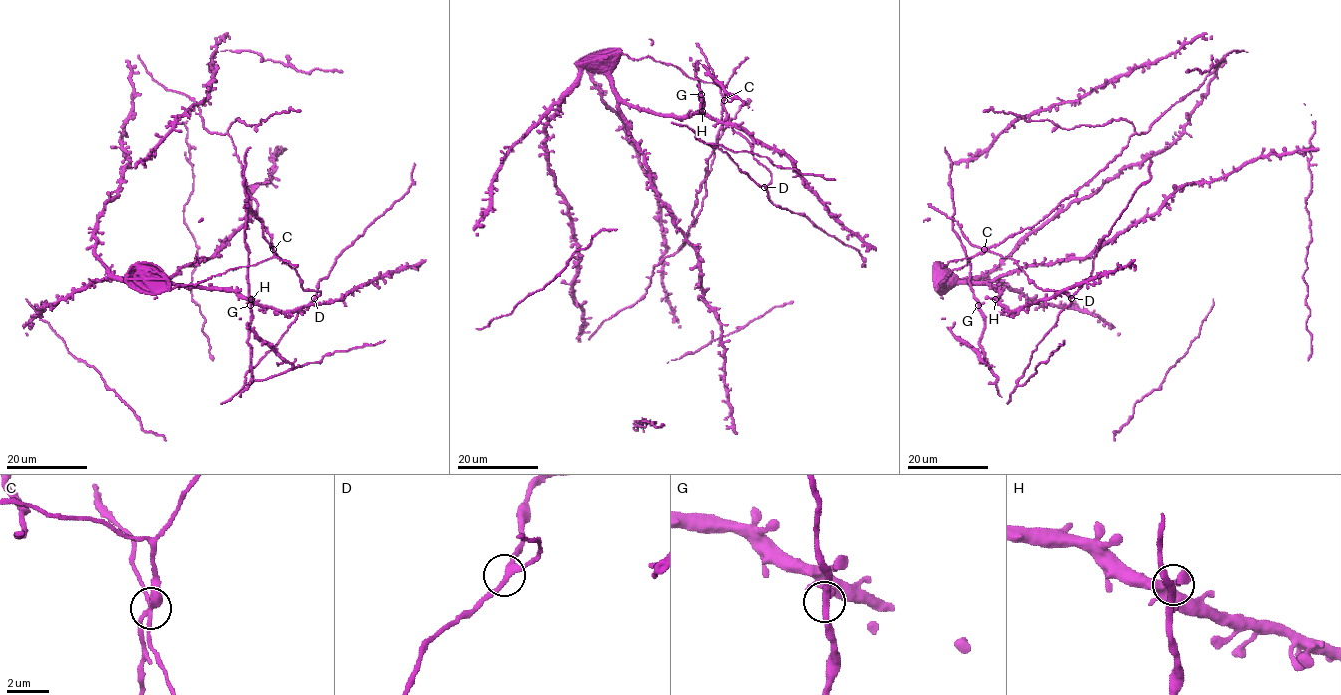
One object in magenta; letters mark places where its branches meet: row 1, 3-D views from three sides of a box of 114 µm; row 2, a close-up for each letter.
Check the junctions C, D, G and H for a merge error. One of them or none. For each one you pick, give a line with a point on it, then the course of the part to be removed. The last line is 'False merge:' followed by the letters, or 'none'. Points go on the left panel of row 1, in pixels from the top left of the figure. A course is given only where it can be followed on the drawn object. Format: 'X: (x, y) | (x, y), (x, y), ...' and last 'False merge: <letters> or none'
C: (273, 249) | (273, 249), (227, 130), (237, 119), (254, 129), (275, 113), (297, 111)
False merge: C

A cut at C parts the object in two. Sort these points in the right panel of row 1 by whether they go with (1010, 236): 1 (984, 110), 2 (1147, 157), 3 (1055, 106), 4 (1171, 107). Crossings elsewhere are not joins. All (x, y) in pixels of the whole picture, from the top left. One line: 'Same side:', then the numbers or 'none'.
Same side: 1, 4

